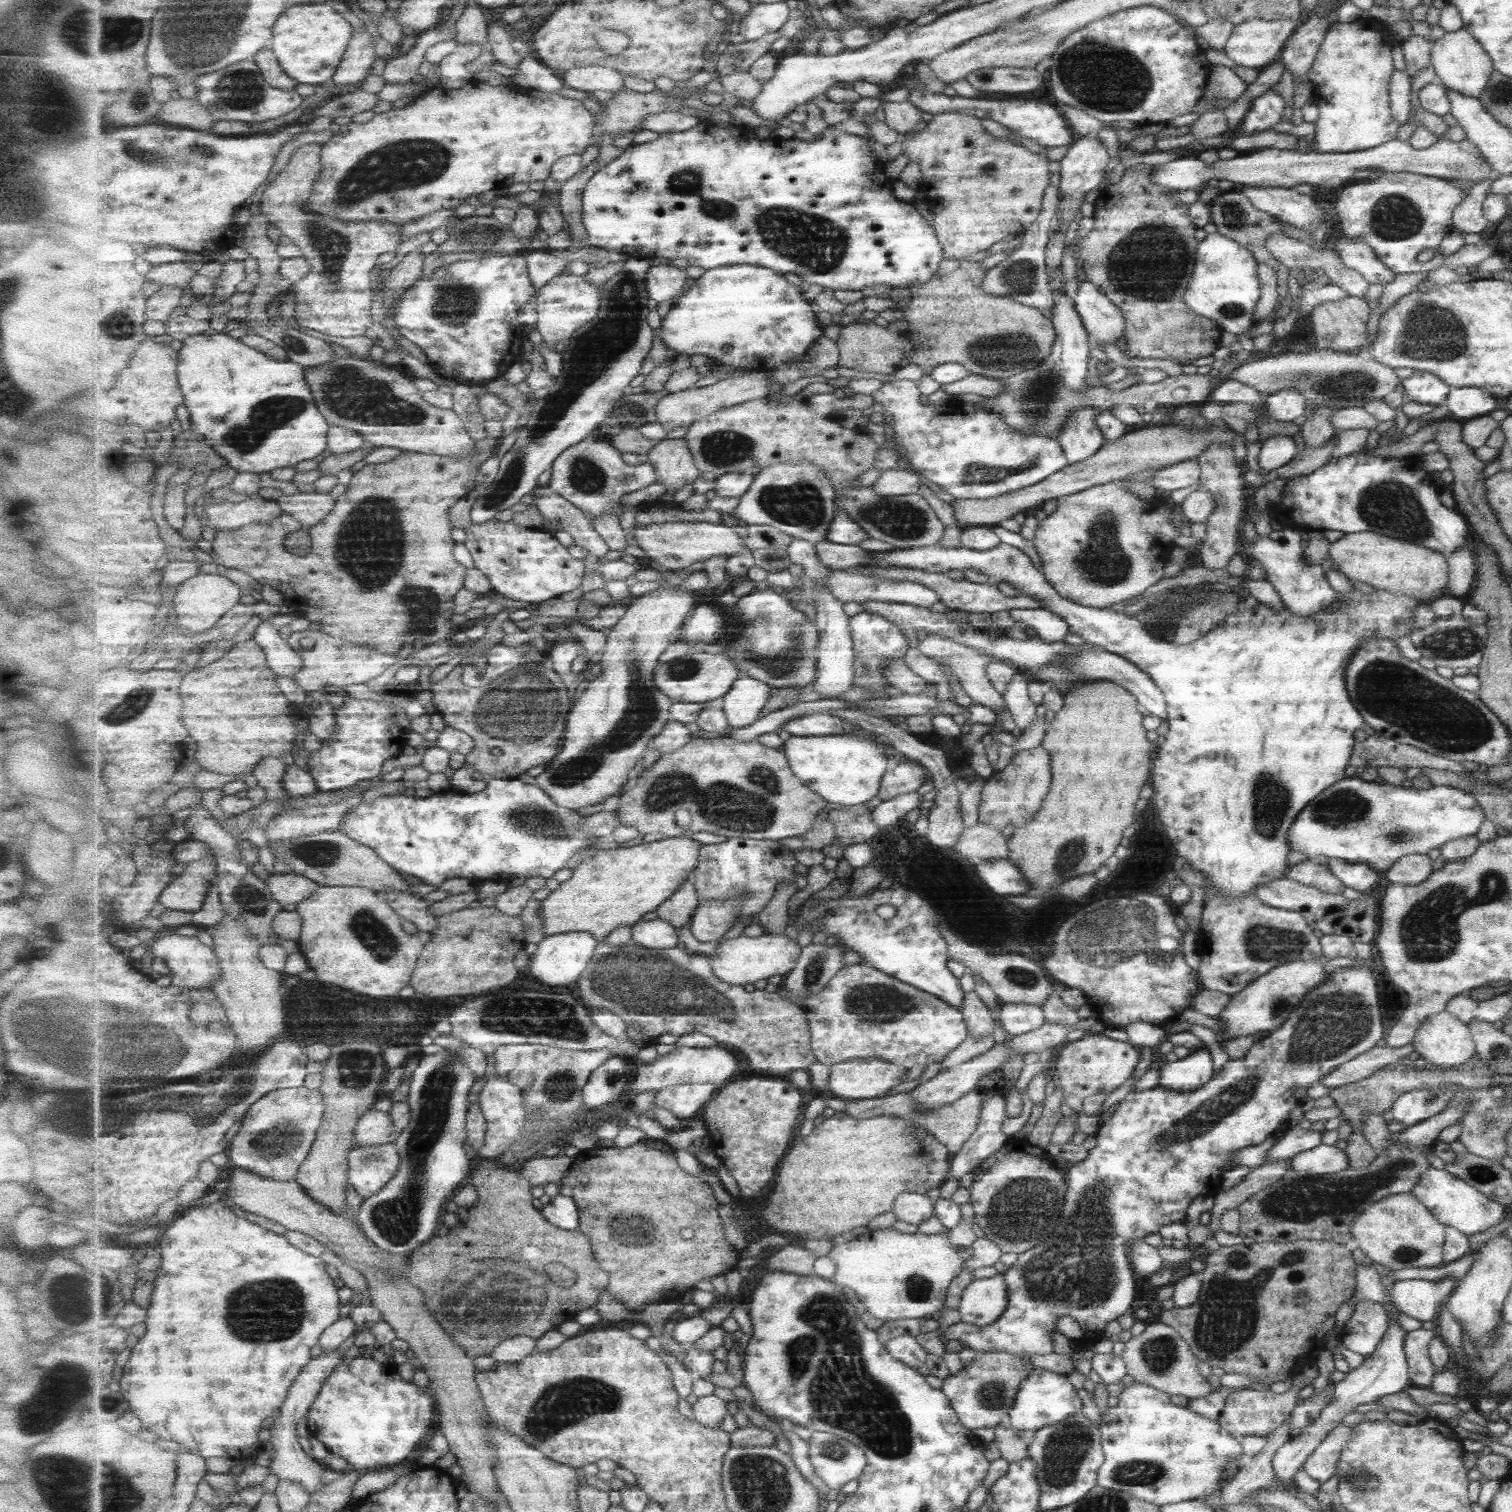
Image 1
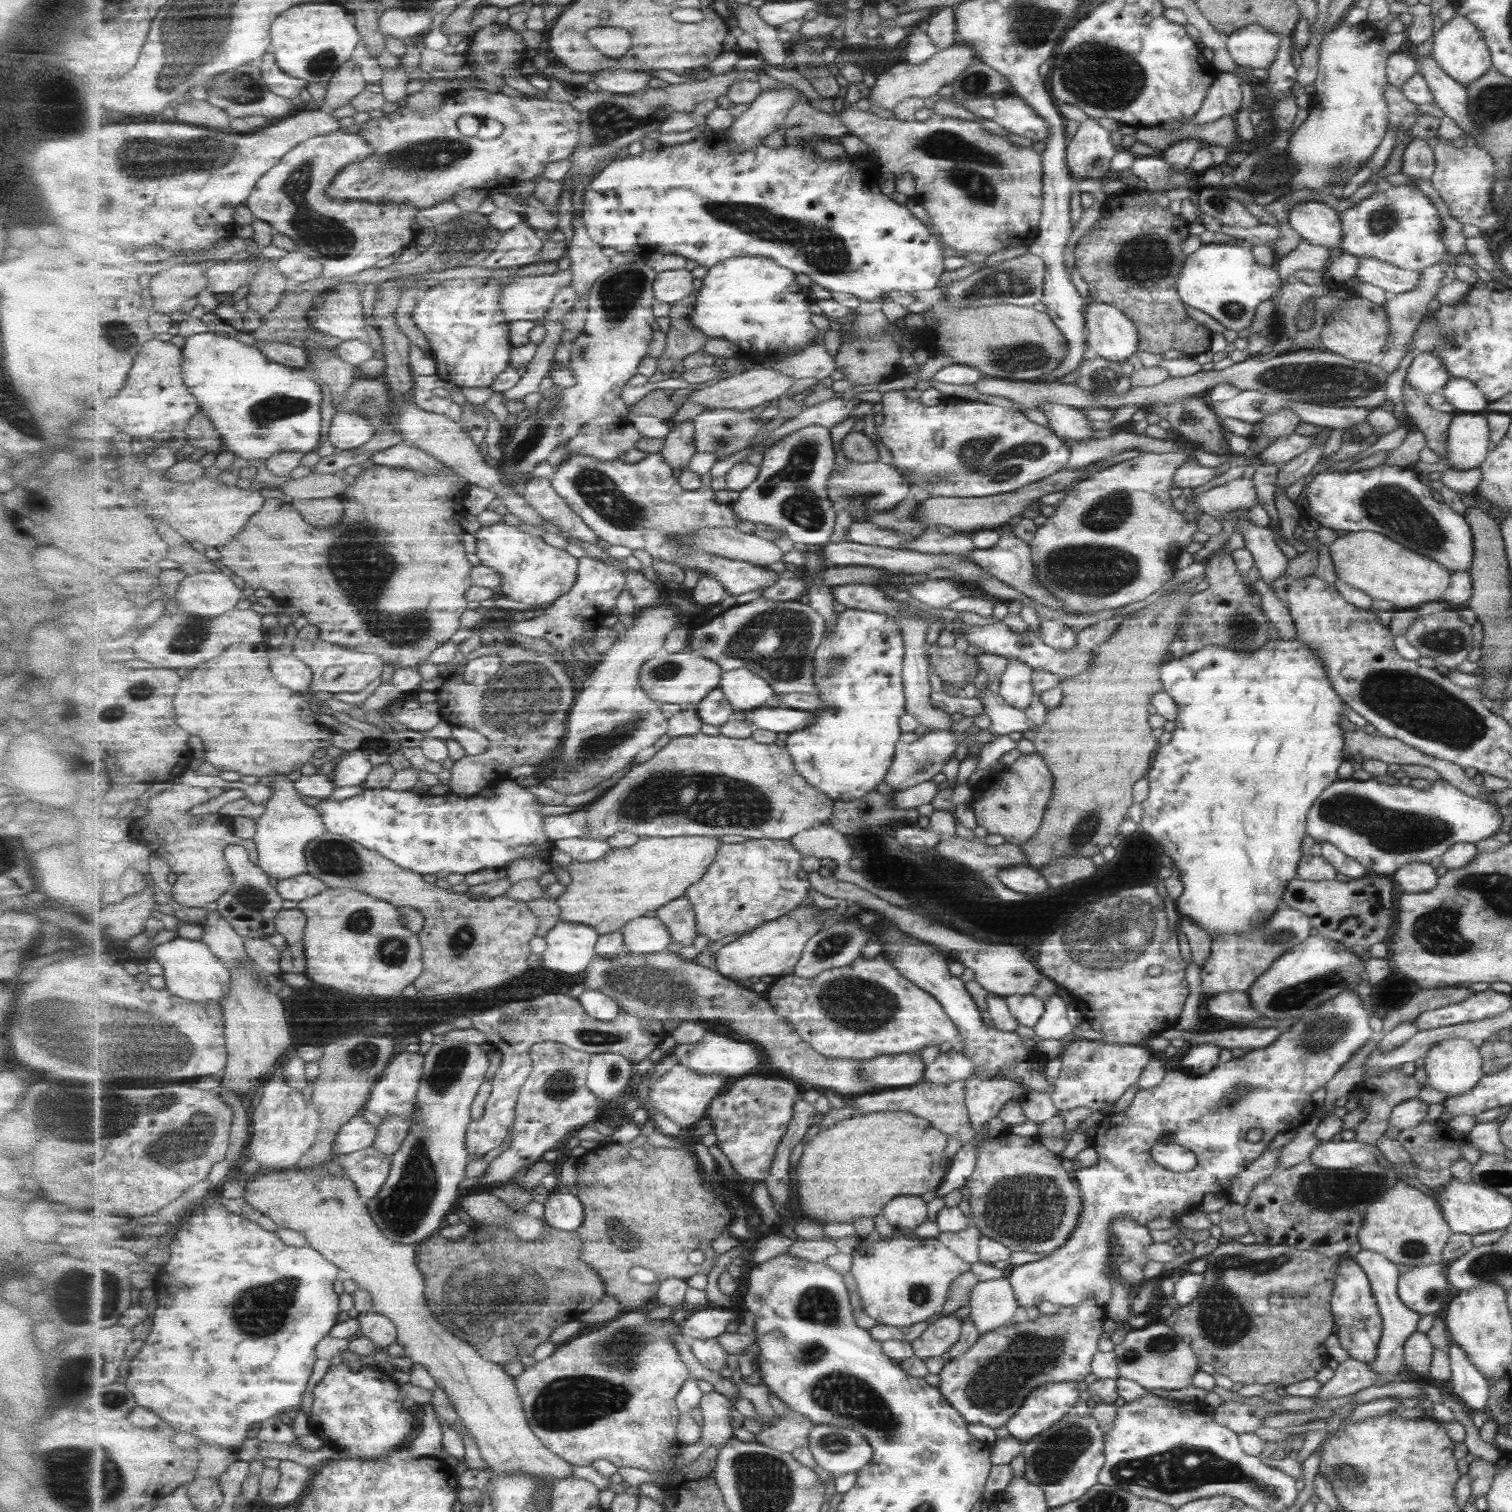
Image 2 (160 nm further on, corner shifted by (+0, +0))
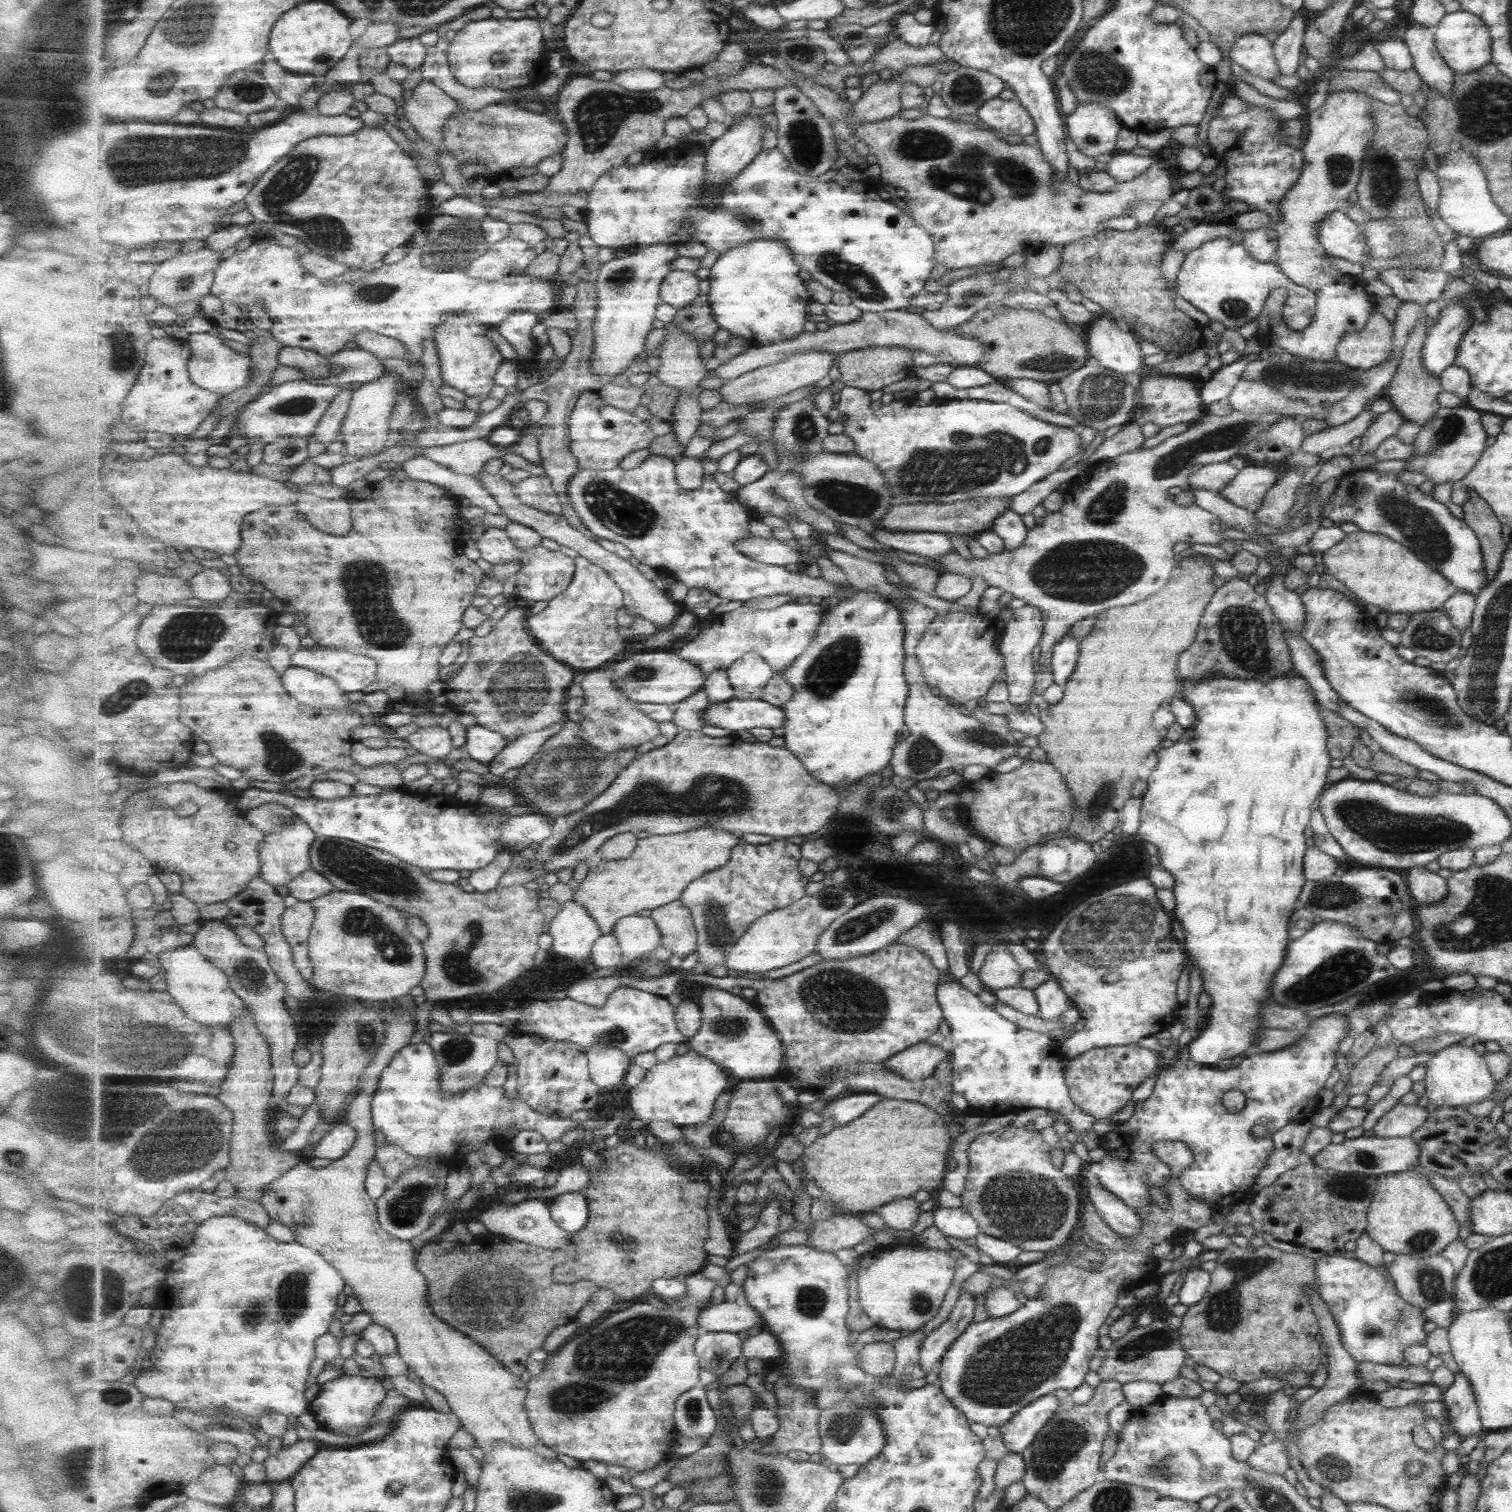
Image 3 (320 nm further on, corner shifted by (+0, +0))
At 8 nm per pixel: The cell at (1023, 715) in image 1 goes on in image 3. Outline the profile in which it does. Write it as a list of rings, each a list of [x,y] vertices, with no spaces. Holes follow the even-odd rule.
[[[1023,605],[1013,609],[1011,619],[1004,625],[1004,634],[1000,638],[1000,655],[1003,657],[1005,674],[1003,682],[1007,685],[1007,693],[1009,694],[1006,702],[1013,704],[1013,706],[1023,706],[1029,701],[1035,682],[1031,652],[1041,638],[1043,622],[1037,610],[1038,608],[1031,605]]]

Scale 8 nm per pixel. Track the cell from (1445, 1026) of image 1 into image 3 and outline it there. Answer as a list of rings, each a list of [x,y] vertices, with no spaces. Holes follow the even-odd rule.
[[[1449,1045],[1431,1055],[1425,1065],[1423,1086],[1425,1098],[1430,1108],[1436,1107],[1464,1107],[1477,1104],[1487,1097],[1492,1097],[1496,1080],[1487,1070],[1484,1058],[1473,1051],[1471,1047]]]

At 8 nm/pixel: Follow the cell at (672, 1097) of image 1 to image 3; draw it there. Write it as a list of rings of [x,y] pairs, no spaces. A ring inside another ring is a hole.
[[[695,1051],[674,1055],[668,1061],[657,1062],[643,1080],[630,1089],[629,1102],[634,1116],[648,1122],[671,1122],[682,1128],[705,1124],[712,1119],[715,1103],[721,1094],[727,1092],[729,1072],[710,1058]]]

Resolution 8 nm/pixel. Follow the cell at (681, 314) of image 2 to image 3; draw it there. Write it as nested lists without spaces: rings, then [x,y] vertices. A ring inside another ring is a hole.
[[[702,293],[691,306],[678,309],[673,324],[703,344],[714,339],[715,334],[720,330],[713,315],[709,294]]]

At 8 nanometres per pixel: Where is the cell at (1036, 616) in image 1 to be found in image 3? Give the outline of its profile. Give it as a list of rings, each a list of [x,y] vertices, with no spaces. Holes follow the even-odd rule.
[[[1067,633],[1052,646],[1051,675],[1053,683],[1063,687],[1075,669],[1079,640]]]

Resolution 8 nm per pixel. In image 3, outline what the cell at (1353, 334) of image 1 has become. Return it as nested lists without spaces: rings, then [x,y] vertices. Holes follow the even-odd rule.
[[[1374,310],[1361,331],[1341,337],[1335,360],[1354,370],[1367,371],[1392,358],[1391,323]]]

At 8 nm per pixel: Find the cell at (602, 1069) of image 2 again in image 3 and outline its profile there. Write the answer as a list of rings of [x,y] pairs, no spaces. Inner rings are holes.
[[[597,1045],[588,1048],[588,1067],[593,1082],[600,1088],[611,1088],[624,1082],[632,1058],[620,1048]]]

